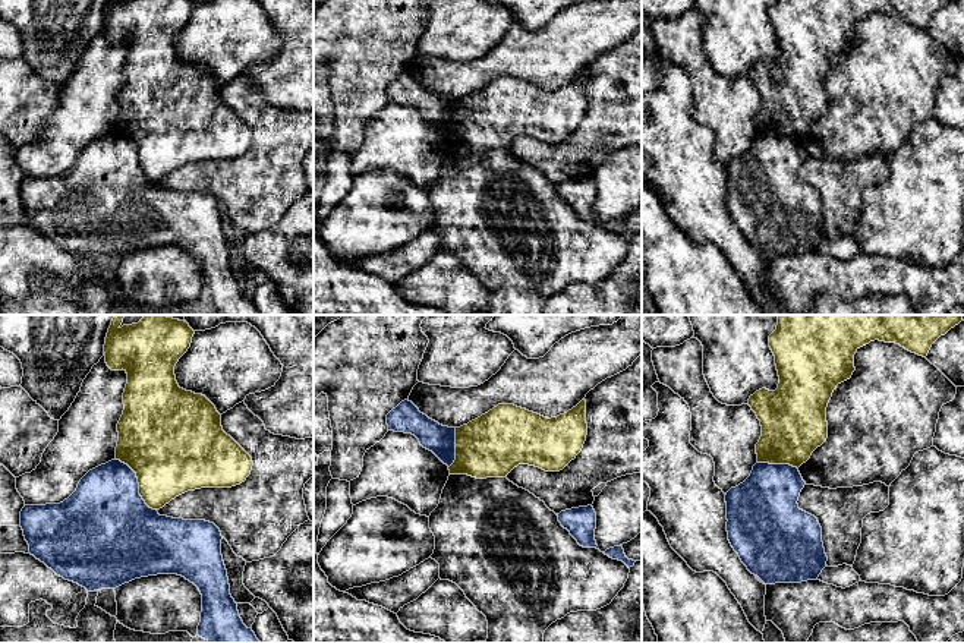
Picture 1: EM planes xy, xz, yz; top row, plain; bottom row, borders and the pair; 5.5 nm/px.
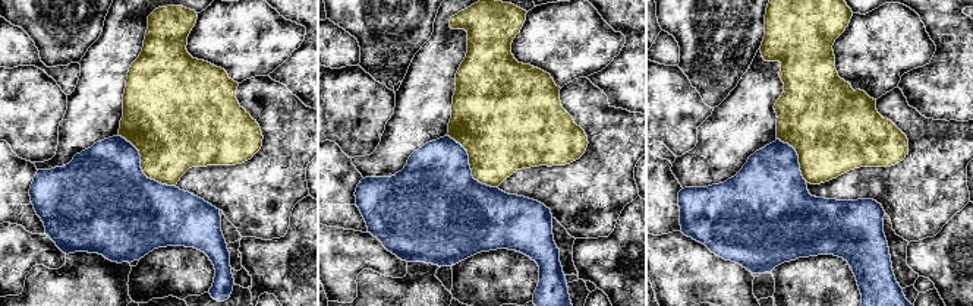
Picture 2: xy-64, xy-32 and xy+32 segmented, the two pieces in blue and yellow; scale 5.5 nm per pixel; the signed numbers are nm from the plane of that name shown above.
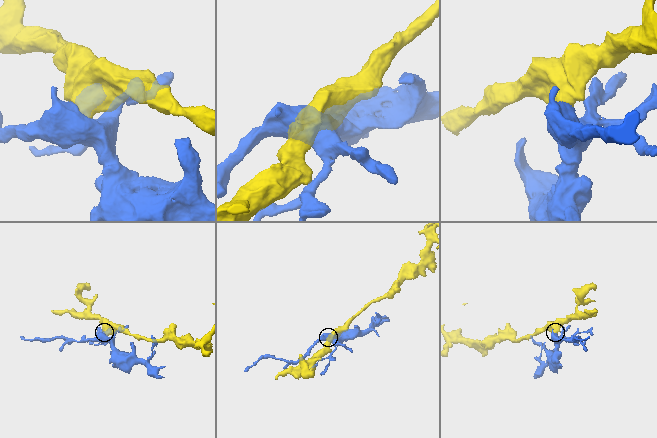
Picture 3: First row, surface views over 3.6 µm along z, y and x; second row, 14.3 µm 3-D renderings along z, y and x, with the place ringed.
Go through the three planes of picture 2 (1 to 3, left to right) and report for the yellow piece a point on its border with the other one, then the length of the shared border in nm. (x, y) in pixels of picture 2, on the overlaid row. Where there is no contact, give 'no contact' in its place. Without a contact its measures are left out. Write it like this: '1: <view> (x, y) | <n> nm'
1: xy-64 (141, 169) | 420 nm
2: xy-32 (469, 167) | 400 nm
3: xy+32 (797, 157) | 280 nm

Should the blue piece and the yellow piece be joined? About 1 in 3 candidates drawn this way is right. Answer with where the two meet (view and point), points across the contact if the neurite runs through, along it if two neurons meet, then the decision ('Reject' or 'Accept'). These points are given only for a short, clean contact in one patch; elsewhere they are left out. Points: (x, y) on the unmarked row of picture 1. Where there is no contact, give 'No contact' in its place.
Touches blue at xy (138, 155). Boundary: xy (115, 131), (119, 131), (135, 145), (138, 166), (156, 182). Reject

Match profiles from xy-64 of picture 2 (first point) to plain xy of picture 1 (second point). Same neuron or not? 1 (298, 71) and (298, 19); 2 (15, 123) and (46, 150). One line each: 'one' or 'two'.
1: one
2: two

